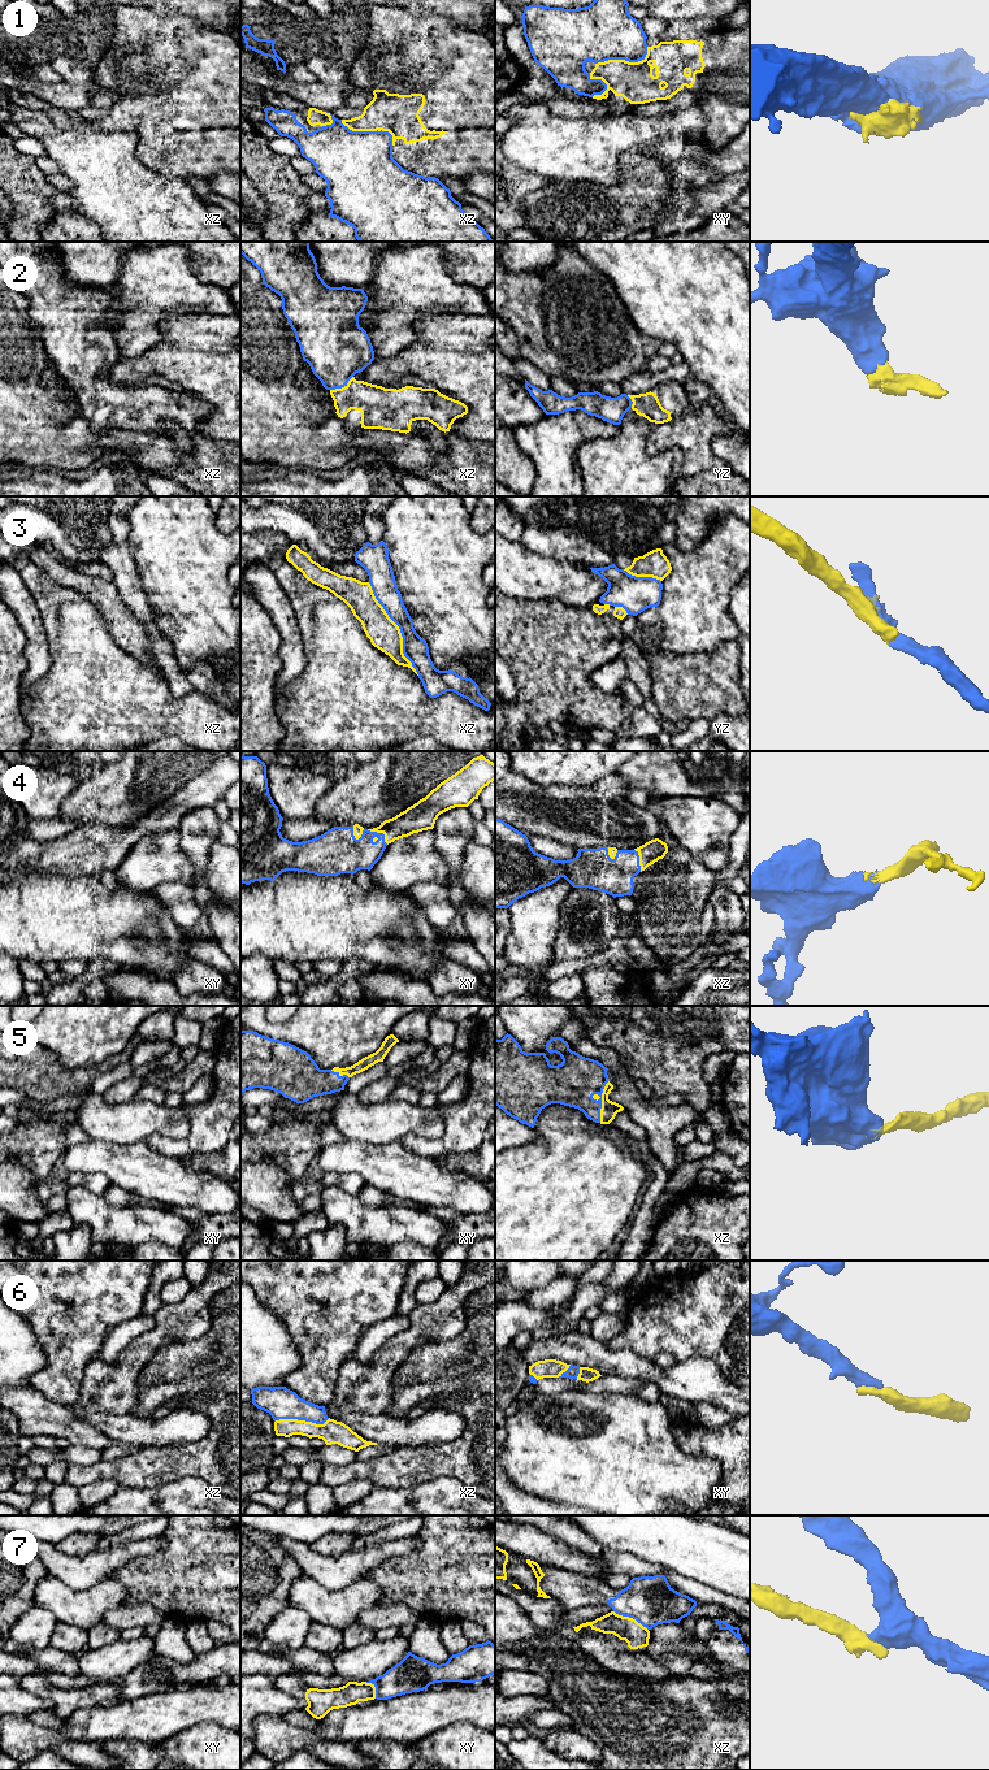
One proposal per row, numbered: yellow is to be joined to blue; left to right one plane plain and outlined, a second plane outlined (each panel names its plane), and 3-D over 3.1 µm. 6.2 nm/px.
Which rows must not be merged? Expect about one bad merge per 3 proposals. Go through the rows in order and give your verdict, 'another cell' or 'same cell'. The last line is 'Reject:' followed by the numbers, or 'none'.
1: another cell
2: same cell
3: another cell
4: same cell
5: same cell
6: same cell
7: another cell
Reject: 1, 3, 7

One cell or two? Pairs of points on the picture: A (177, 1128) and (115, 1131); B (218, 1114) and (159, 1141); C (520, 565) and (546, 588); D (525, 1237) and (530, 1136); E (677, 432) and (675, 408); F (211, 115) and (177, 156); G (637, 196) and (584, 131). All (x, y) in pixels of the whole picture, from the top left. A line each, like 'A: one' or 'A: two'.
A: one
B: one
C: one
D: two
E: two
F: one
G: two

